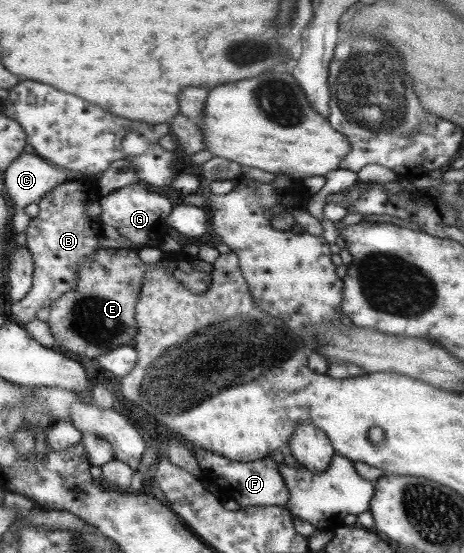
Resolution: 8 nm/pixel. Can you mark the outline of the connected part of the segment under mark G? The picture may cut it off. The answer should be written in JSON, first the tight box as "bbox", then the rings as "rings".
{"bbox":[100,184,174,249],"rings":[[[129,184],[102,196],[100,223],[101,225],[111,225],[119,235],[134,243],[138,249],[142,247],[159,248],[165,234],[168,233],[169,227],[166,219],[173,205],[174,203],[171,203],[167,197],[147,191],[147,186],[144,184]]]}

